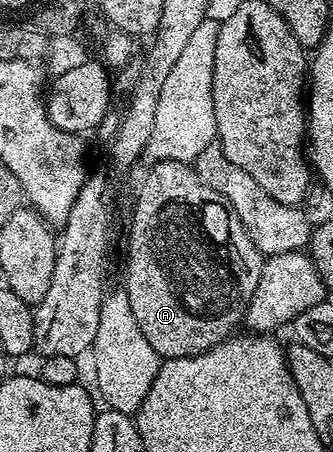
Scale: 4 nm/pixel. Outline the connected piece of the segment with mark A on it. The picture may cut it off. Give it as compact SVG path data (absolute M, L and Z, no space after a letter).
M157 160L144 176L132 204L132 225L128 228L128 273L122 287L128 292L130 309L146 340L164 360L197 356L221 344L237 331L244 319L265 257L250 242L246 226L222 198L214 194L192 164Z

